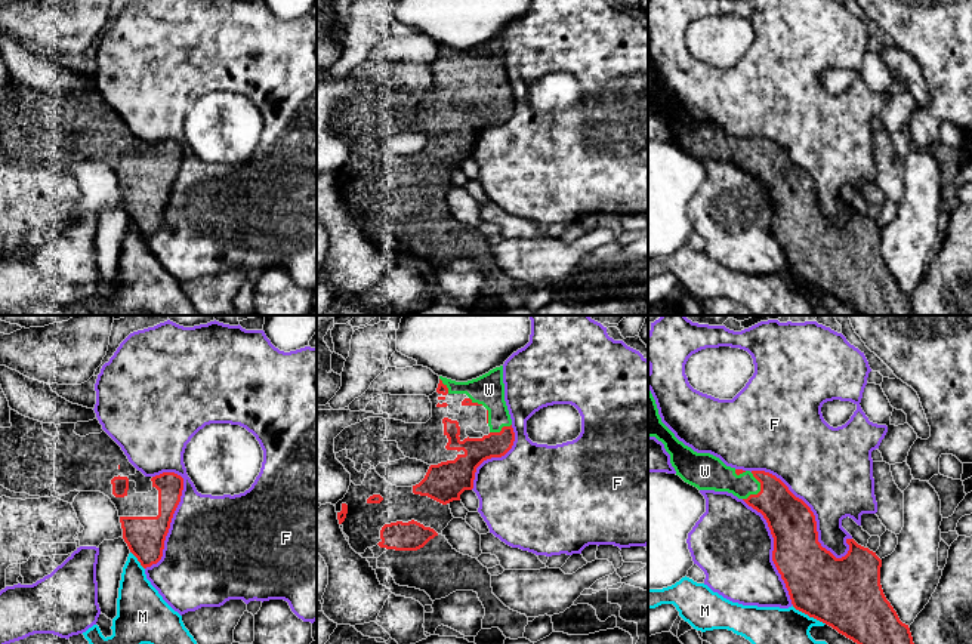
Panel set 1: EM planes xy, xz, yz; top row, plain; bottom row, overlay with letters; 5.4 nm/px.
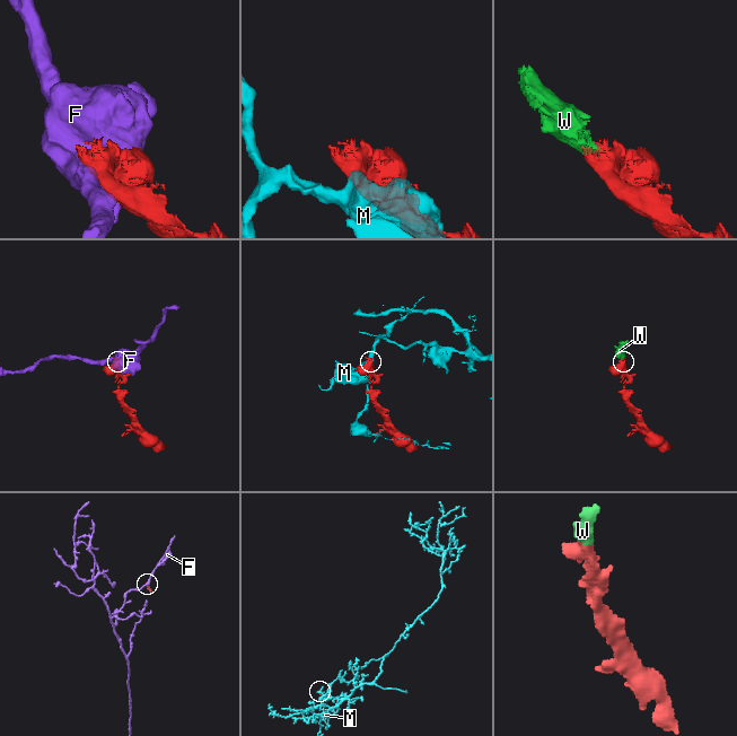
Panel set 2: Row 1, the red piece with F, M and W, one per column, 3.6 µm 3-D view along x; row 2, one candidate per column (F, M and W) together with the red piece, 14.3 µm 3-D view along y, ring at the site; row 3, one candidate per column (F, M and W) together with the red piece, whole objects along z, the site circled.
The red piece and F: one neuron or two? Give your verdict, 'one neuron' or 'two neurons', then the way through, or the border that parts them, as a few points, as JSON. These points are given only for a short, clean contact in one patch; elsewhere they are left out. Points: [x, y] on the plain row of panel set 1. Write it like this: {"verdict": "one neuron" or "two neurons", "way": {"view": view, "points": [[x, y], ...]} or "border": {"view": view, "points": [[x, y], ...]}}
{"verdict": "two neurons"}

